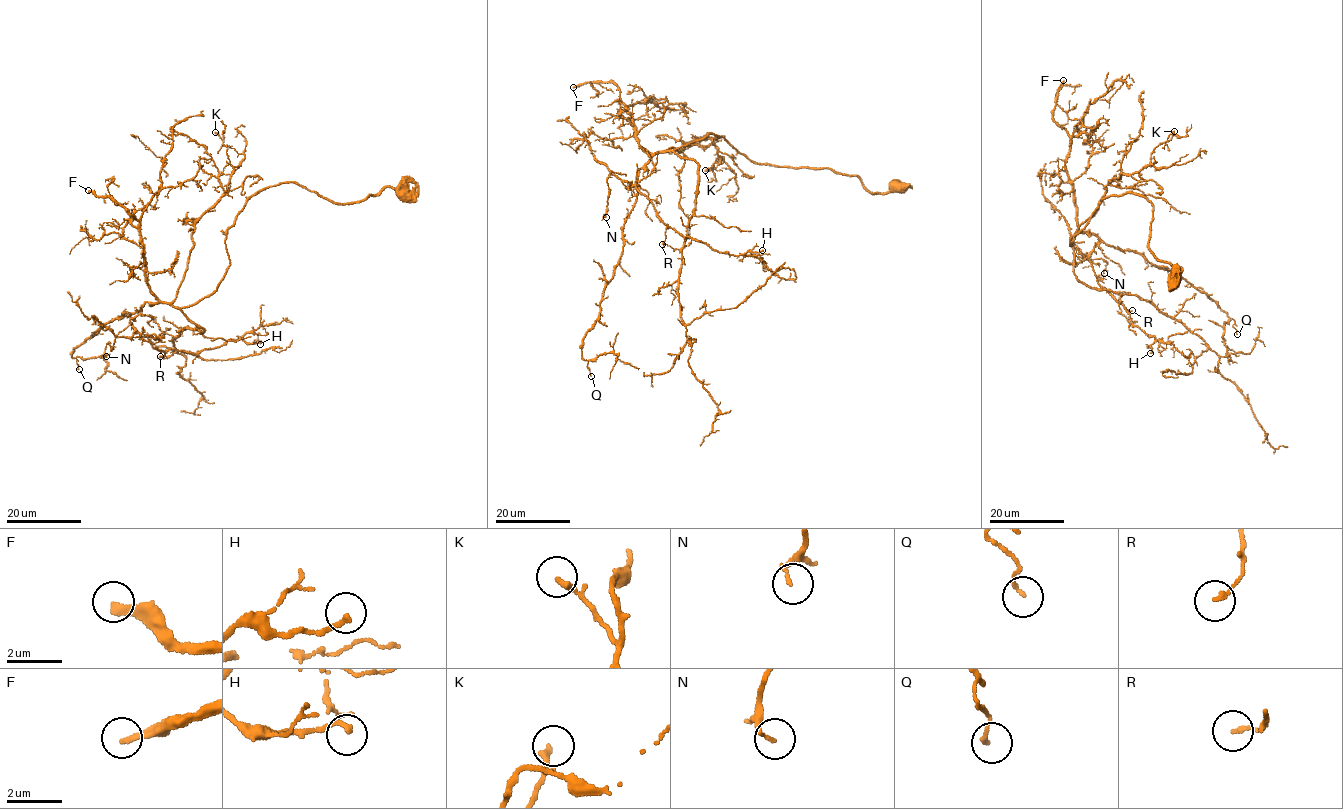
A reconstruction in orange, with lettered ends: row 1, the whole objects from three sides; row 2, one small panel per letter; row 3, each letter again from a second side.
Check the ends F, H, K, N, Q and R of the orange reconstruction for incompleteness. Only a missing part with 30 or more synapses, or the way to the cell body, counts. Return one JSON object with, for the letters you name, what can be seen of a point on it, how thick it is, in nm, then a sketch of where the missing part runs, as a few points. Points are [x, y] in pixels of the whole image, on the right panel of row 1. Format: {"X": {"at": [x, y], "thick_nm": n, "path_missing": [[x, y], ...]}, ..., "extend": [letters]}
{"F": {"at": [1063, 80], "thick_nm": 240, "path_missing": [[1063, 80], [1064, 72], [1081, 49], [1091, 49], [1102, 64]]}, "extend": ["F"]}

